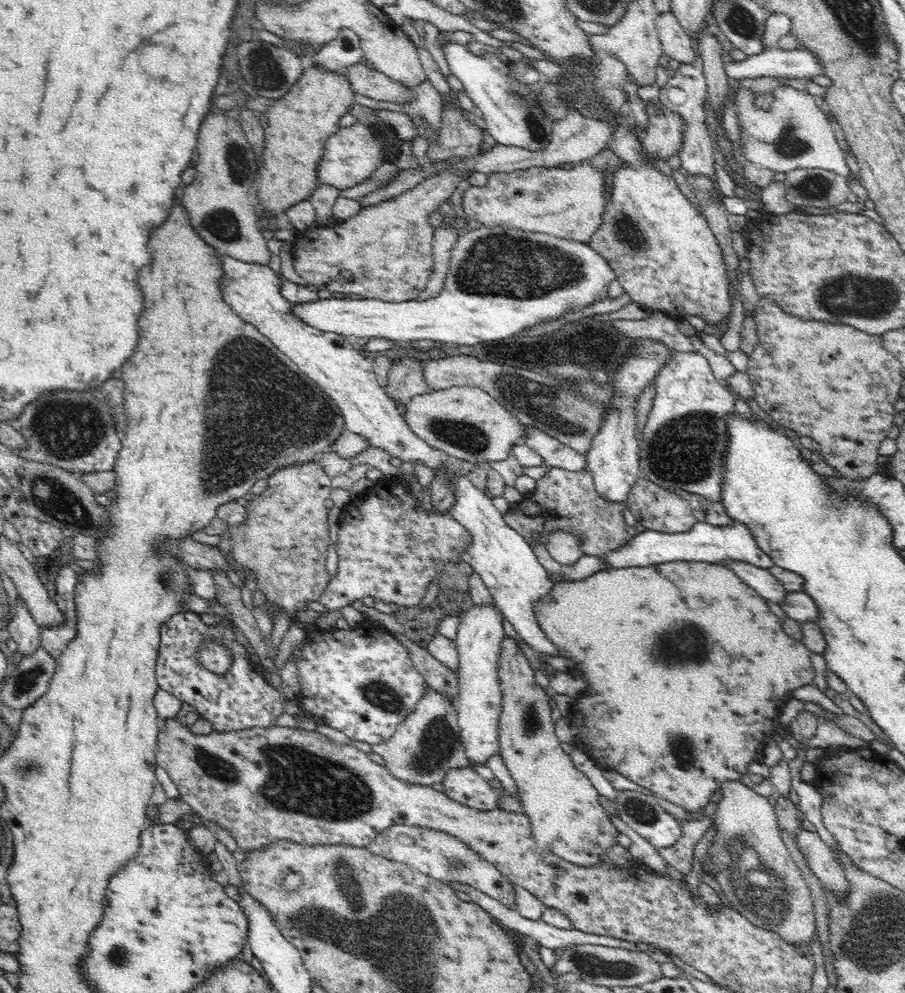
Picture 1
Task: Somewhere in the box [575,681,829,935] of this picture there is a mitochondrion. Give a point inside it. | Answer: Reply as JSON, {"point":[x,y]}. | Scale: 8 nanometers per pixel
{"point":[751,886]}

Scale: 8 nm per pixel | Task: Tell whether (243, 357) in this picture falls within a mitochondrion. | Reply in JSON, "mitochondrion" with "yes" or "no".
{"mitochondrion":"yes"}

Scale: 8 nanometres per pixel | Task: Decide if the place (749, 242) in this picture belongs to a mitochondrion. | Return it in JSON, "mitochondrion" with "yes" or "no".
{"mitochondrion":"no"}

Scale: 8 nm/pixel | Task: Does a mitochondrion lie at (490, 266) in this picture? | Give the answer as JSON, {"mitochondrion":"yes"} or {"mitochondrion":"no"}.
{"mitochondrion":"yes"}

